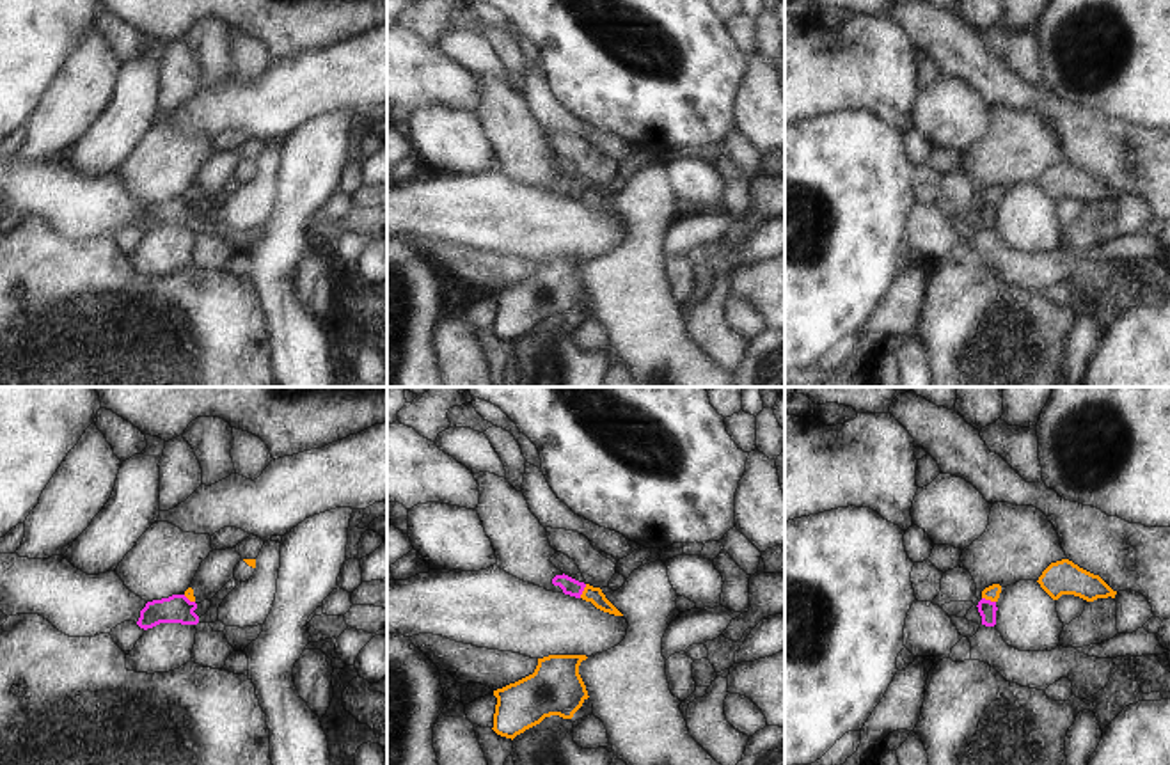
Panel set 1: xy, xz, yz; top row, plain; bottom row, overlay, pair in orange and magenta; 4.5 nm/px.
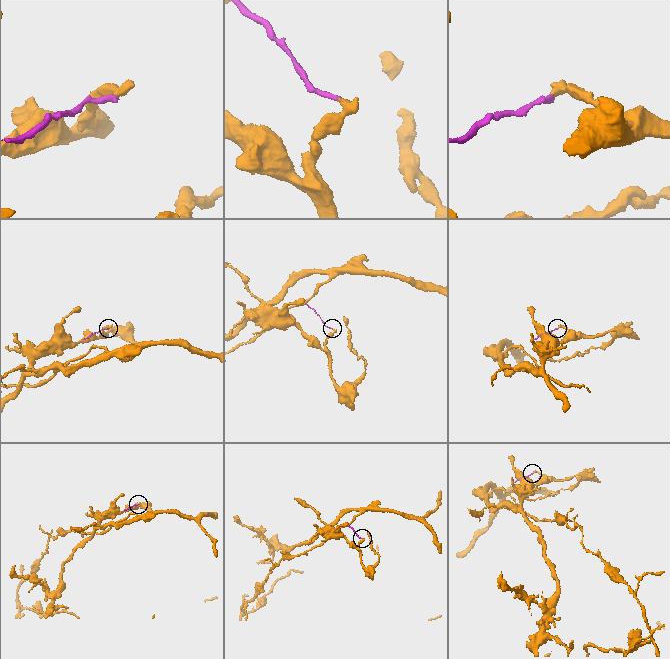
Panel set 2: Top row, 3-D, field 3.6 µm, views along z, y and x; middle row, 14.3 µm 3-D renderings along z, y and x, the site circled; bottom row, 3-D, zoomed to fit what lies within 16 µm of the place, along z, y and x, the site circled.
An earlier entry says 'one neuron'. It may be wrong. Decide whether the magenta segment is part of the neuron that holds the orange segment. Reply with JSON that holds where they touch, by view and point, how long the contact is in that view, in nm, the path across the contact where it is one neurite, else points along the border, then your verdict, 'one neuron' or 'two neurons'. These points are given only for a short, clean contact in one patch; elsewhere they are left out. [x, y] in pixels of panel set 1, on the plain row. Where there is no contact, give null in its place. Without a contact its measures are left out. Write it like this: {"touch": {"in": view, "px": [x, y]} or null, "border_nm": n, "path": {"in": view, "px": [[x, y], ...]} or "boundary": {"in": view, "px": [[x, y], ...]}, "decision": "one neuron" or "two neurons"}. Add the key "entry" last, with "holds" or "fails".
{"touch": {"in": "xz", "px": [583, 194]}, "border_nm": 70, "boundary": {"in": "xz", "px": [[586, 187], [579, 199]]}, "decision": "two neurons", "entry": "fails"}

